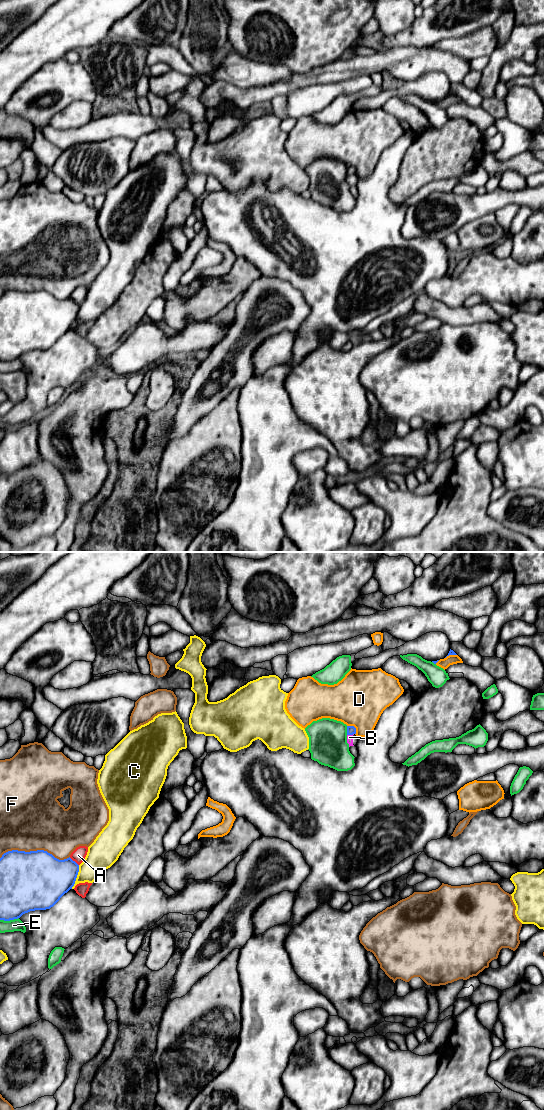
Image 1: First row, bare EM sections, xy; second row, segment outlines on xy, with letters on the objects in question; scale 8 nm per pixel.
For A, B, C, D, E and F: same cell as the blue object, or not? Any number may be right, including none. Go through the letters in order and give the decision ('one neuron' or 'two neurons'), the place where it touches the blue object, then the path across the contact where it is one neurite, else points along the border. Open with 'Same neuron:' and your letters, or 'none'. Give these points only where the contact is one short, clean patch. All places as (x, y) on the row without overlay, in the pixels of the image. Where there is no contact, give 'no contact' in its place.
Same neuron: none
A: two neurons; meets blue in xy at (74, 301)
B: two neurons; meets blue in xy at (350, 174); border along xy (353, 173), (347, 175)
C: two neurons; meets blue in xy at (76, 317)
D: two neurons; meets blue in xy at (354, 167)
E: two neurons; meets blue in xy at (9, 360)
F: two neurons; meets blue in xy at (34, 291)

